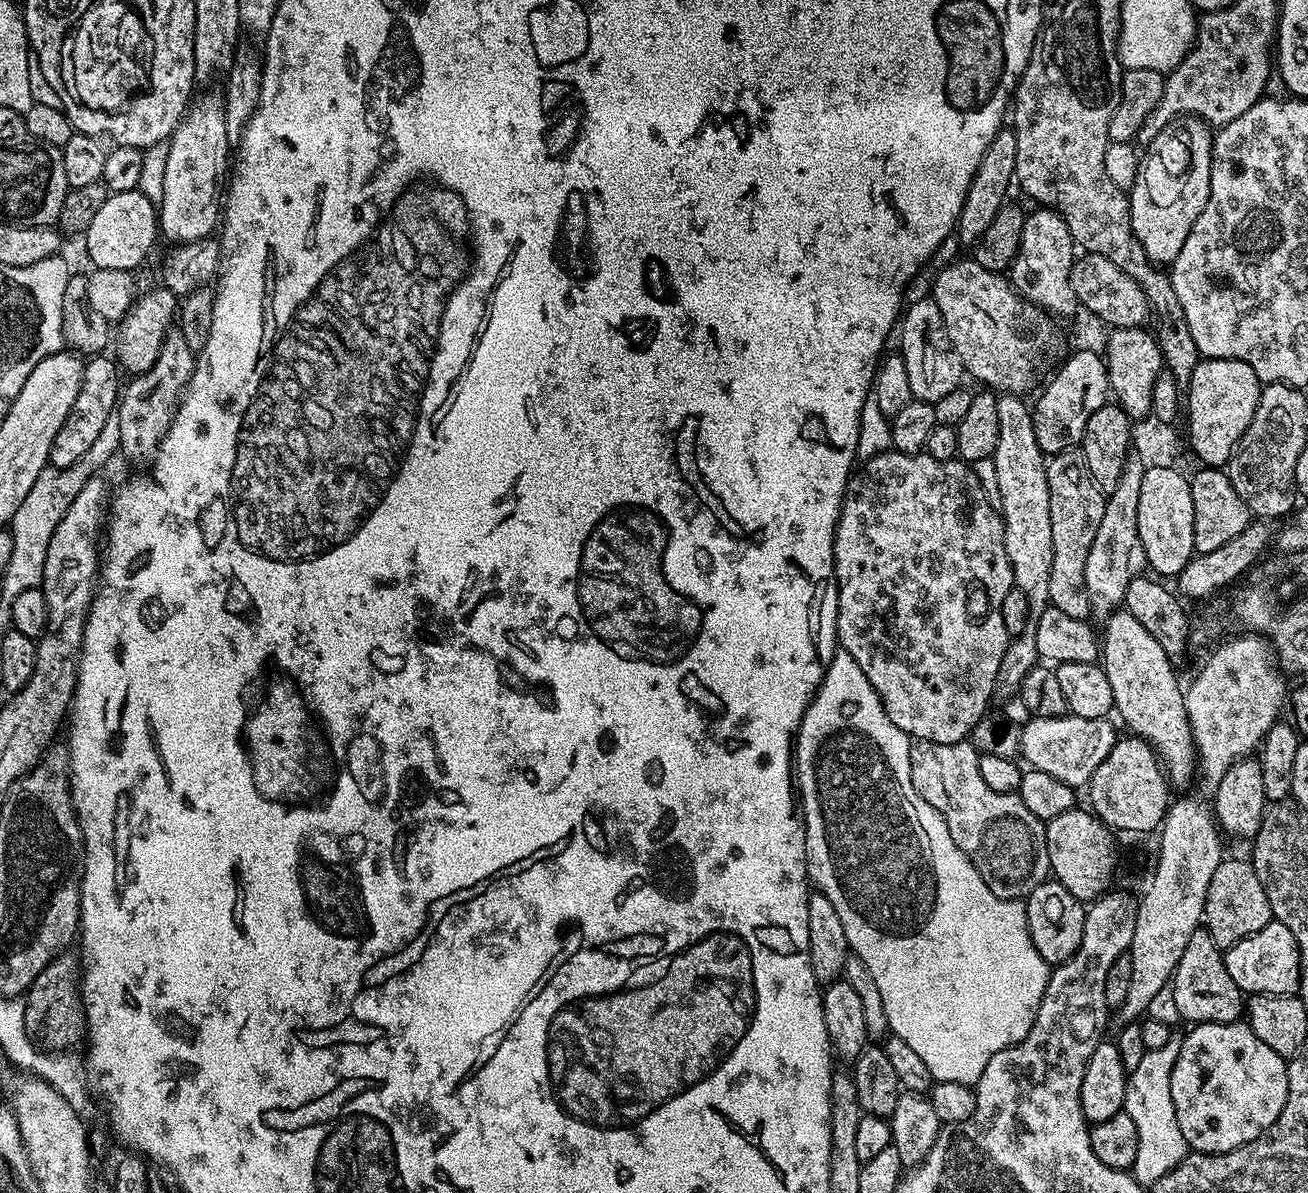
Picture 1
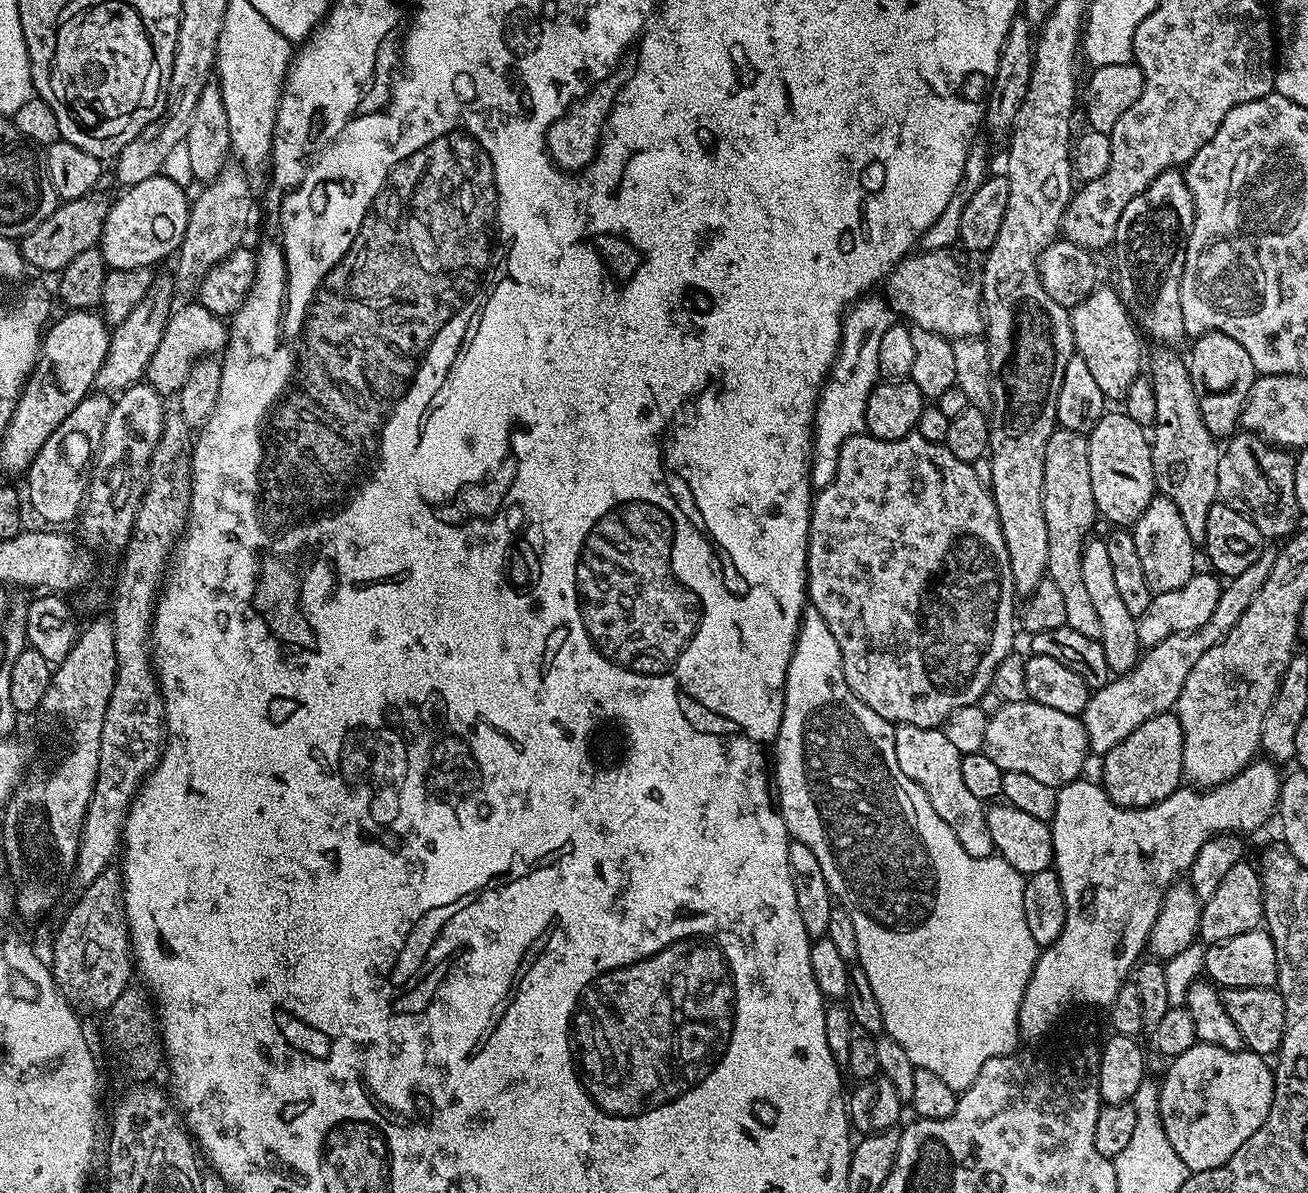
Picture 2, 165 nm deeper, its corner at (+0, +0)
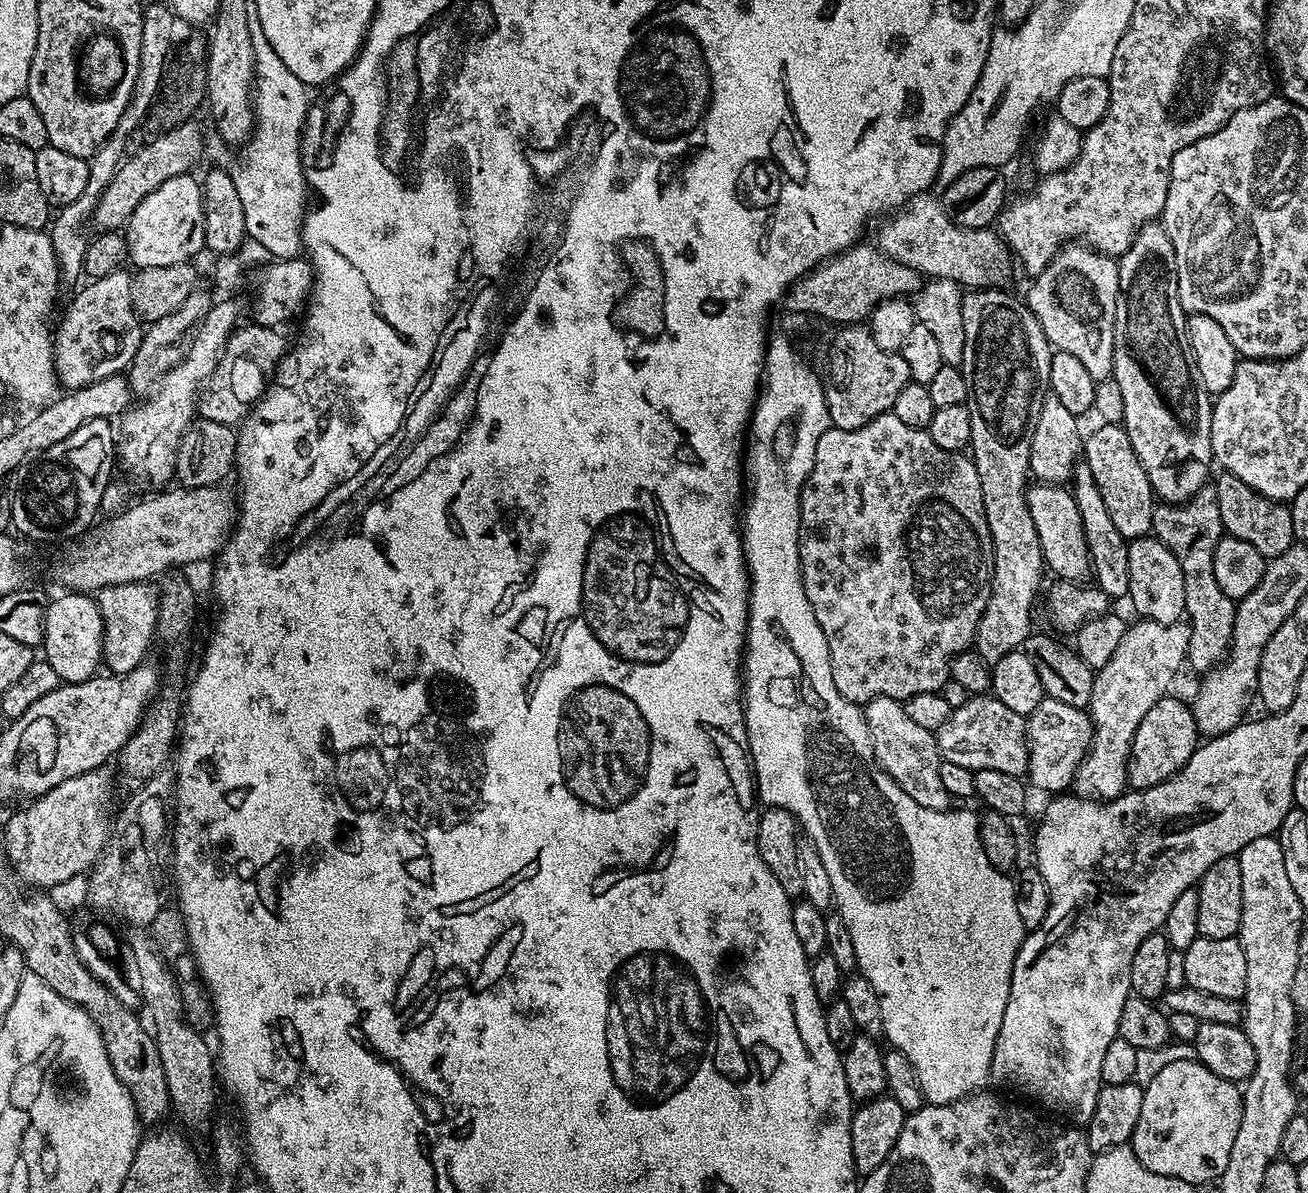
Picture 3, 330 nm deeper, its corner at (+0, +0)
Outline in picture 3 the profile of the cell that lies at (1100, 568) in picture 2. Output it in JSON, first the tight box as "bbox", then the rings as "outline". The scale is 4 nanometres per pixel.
{"bbox":[1027,482,1092,581],"outline":[[[1036,482],[1027,493],[1030,518],[1034,518],[1034,530],[1038,530],[1038,542],[1044,551],[1047,571],[1062,580],[1087,581],[1092,571],[1092,559],[1082,530],[1082,514],[1078,514],[1078,502],[1071,491],[1059,484]]]}

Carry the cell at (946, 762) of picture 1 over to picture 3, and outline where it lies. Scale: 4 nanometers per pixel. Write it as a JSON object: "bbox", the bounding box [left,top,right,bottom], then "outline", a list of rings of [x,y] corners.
{"bbox":[862,696,954,812],"outline":[[[875,696],[873,700],[863,705],[862,711],[866,718],[866,726],[870,730],[870,742],[876,755],[876,760],[885,774],[914,802],[926,806],[926,810],[938,810],[947,812],[953,807],[954,801],[949,796],[946,786],[942,786],[940,777],[941,759],[936,750],[936,738],[933,733],[922,730],[906,714],[903,703],[894,698]]]}

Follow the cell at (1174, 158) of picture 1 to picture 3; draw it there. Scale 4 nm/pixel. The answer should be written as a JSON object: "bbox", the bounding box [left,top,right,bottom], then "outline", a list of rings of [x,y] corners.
{"bbox":[1111,223,1213,504],"outline":[[[1163,223],[1144,224],[1134,242],[1118,258],[1118,294],[1114,330],[1114,366],[1111,377],[1122,390],[1122,427],[1150,478],[1153,493],[1163,503],[1182,504],[1209,483],[1208,467],[1213,467],[1212,405],[1213,397],[1202,386],[1196,359],[1188,341],[1188,316],[1178,294],[1176,255]]]}

